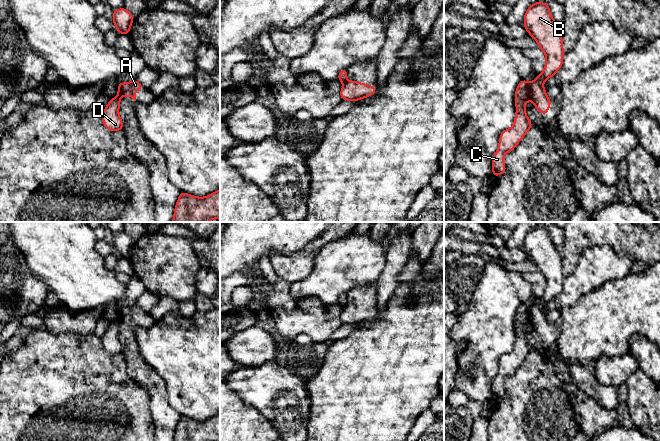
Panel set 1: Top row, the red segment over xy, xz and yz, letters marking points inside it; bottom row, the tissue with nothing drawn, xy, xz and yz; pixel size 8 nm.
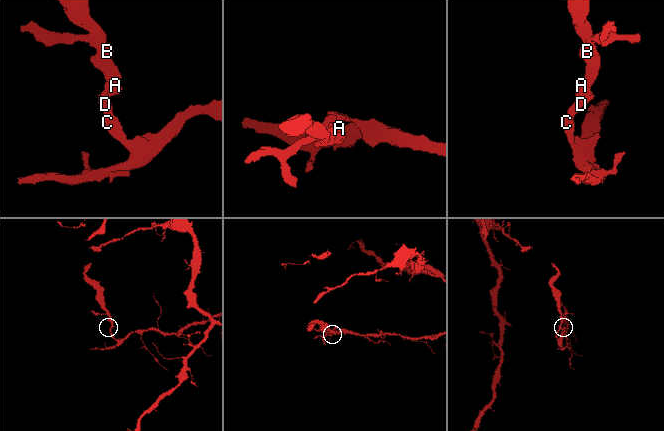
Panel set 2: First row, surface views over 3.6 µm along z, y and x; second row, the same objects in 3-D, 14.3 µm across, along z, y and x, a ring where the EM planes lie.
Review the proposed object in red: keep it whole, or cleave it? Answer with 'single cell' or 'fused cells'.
fused cells

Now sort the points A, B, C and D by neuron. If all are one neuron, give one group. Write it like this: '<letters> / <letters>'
A B / C D

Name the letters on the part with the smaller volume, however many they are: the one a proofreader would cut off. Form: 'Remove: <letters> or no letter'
Remove: A, B

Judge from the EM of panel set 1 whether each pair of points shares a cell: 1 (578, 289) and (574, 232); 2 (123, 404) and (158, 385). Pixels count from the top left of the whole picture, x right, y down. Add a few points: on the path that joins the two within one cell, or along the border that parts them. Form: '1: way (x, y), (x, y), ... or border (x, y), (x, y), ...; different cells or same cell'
1: border (590, 246), (581, 253), (575, 269), (564, 277); different cells
2: border (128, 376), (147, 394), (151, 415); different cells

